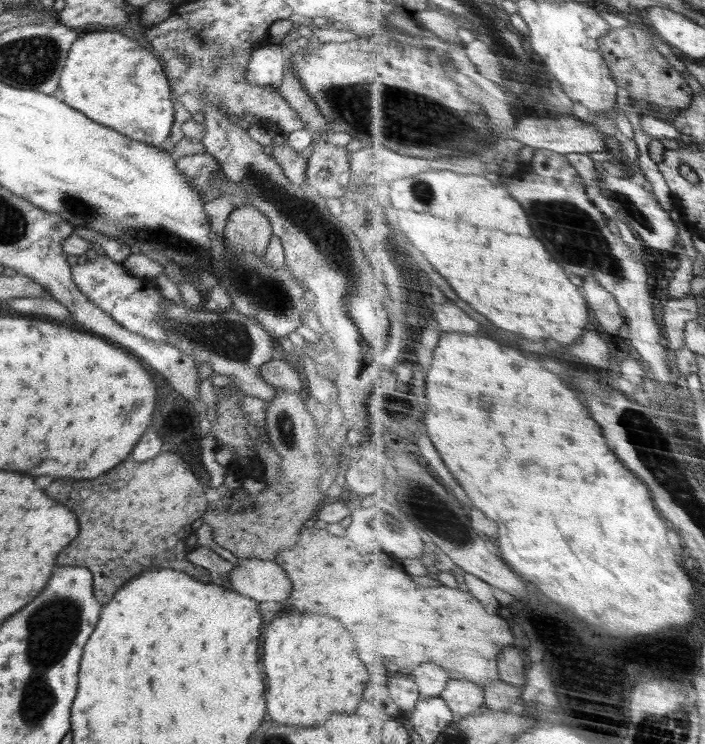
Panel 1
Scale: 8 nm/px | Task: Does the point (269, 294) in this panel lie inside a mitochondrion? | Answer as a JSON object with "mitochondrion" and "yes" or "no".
{"mitochondrion":"yes"}

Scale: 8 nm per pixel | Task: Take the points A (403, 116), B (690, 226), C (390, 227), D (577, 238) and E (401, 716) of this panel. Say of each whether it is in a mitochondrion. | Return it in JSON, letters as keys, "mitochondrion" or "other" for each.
{"A":"mitochondrion","B":"other","C":"other","D":"mitochondrion","E":"other"}

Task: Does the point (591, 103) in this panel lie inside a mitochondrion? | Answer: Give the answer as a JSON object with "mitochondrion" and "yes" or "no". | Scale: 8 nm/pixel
{"mitochondrion":"no"}

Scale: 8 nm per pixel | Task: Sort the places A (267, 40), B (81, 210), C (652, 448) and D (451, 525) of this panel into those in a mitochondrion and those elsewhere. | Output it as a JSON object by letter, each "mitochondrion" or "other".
{"A":"other","B":"mitochondrion","C":"mitochondrion","D":"mitochondrion"}

